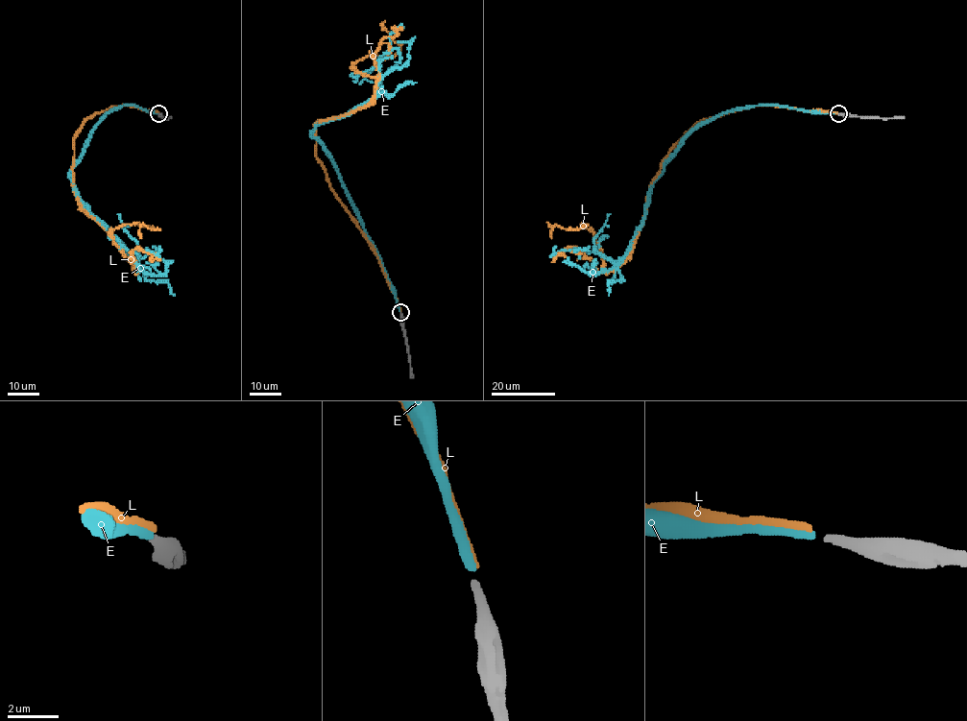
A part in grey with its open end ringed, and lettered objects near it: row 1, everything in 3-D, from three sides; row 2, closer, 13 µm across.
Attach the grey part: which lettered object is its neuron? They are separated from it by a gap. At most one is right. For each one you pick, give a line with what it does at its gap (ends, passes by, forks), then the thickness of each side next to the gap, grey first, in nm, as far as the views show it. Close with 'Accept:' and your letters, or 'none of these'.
E: it ends there; 340 nm thick on the grey side, 360 nm on the other
Accept: E

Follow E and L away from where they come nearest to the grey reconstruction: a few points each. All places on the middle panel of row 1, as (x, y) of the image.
E: (400, 310), (358, 209), (312, 132), (363, 106), (378, 90), (376, 60), (387, 49), (390, 35), (400, 29)
L: (400, 310), (332, 190), (315, 132), (372, 98), (376, 78), (353, 64), (400, 48), (382, 25)

